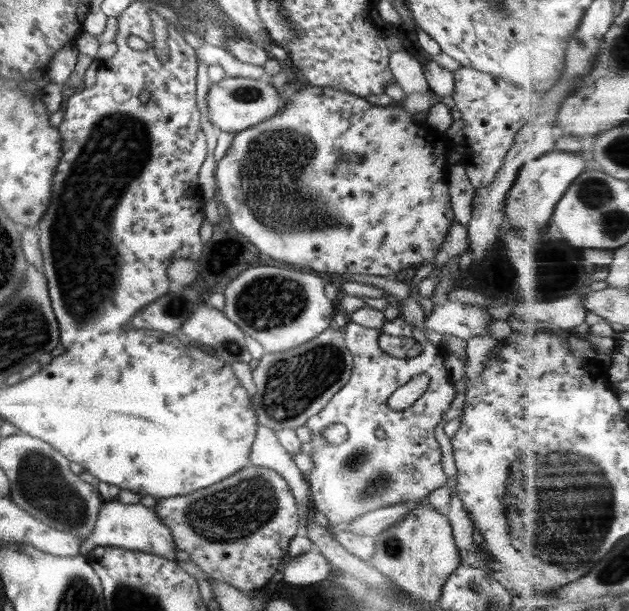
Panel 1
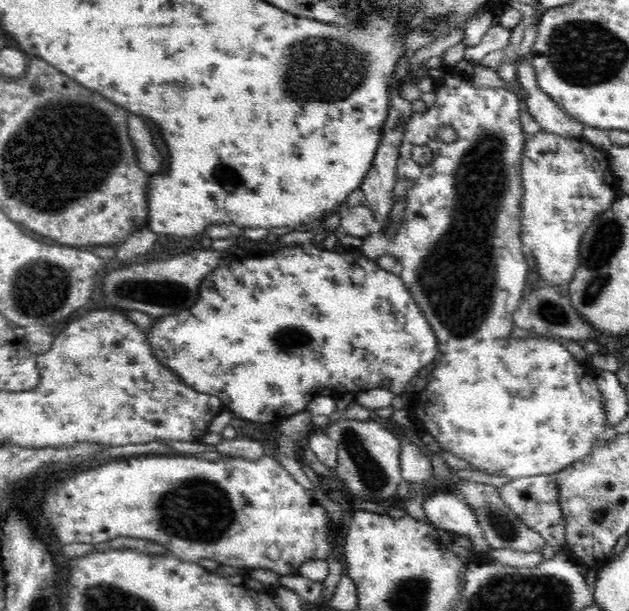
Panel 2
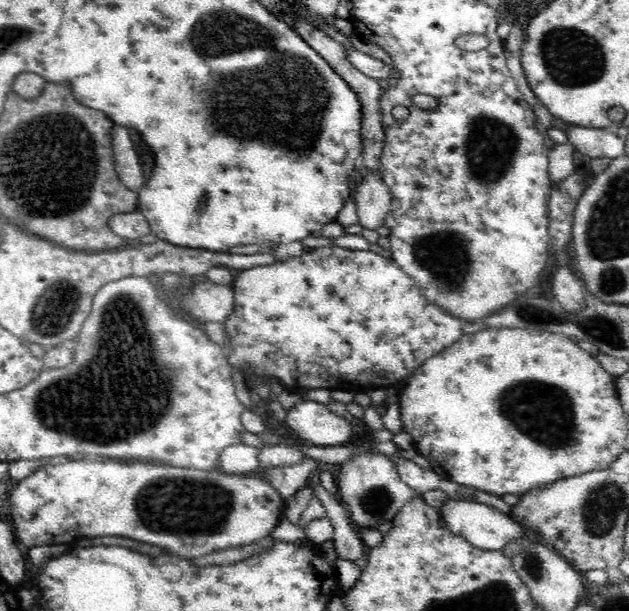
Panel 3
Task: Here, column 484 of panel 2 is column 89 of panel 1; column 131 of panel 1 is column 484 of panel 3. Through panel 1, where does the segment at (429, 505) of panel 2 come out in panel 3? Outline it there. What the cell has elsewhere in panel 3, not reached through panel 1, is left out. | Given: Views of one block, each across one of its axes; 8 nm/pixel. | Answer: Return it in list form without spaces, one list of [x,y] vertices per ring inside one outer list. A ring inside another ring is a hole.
[[[449,498],[448,502],[439,509],[439,513],[450,532],[485,551],[501,551],[510,541],[517,541],[525,537],[522,526],[510,515],[502,513],[488,504]]]

